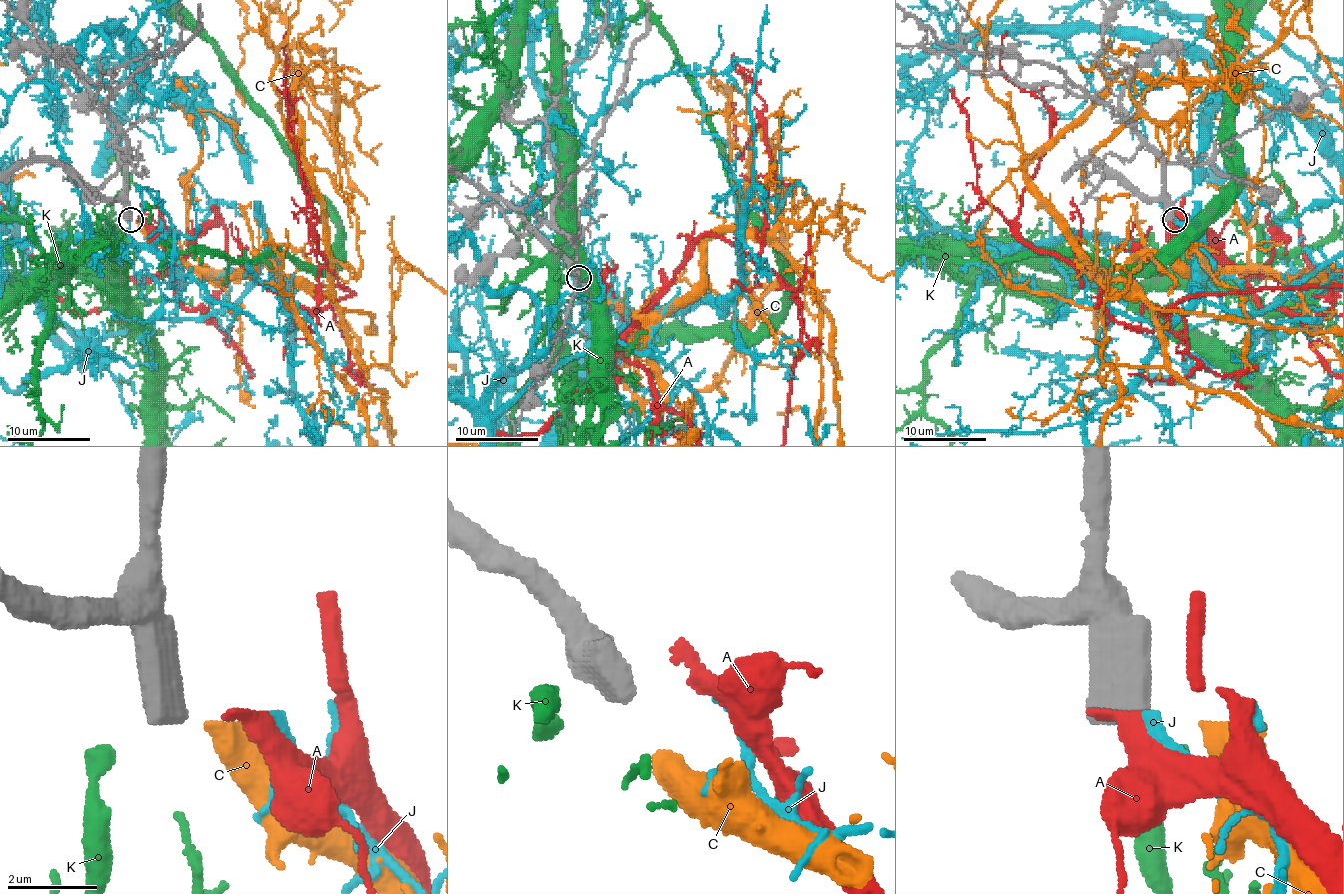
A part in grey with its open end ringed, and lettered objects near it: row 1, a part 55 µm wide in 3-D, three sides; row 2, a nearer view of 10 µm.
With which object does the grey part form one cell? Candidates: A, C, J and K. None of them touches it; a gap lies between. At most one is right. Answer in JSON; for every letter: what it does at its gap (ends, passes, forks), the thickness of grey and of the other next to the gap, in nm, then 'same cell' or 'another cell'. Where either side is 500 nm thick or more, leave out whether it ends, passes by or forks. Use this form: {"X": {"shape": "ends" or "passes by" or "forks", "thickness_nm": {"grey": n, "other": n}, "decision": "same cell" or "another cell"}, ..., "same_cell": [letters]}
{"A": {"thickness_nm": {"grey": 550, "other": 300}, "decision": "another cell"}, "C": {"thickness_nm": {"grey": 550, "other": 480}, "decision": "same cell"}, "J": {"thickness_nm": {"grey": 550, "other": 260}, "decision": "another cell"}, "K": {"thickness_nm": {"grey": 550, "other": 440}, "decision": "another cell"}, "same_cell": ["C"]}

